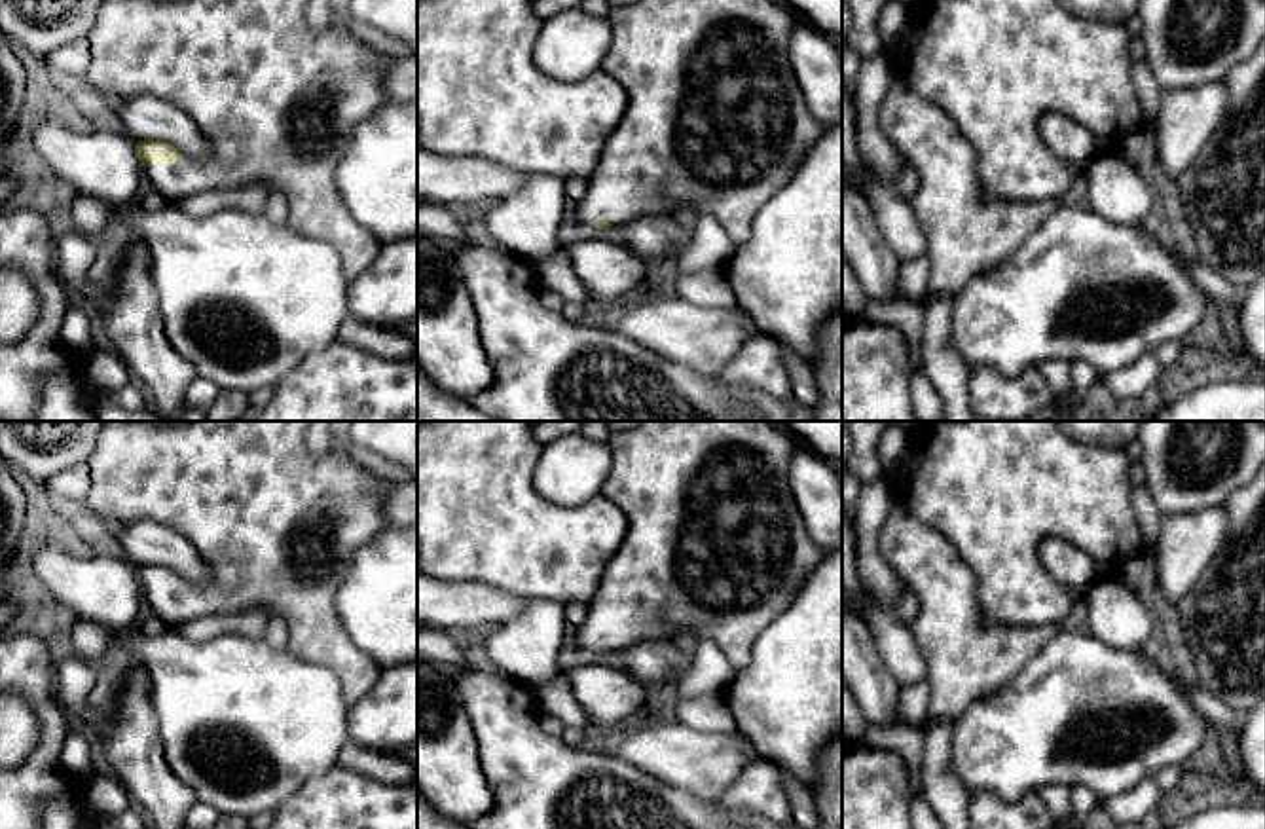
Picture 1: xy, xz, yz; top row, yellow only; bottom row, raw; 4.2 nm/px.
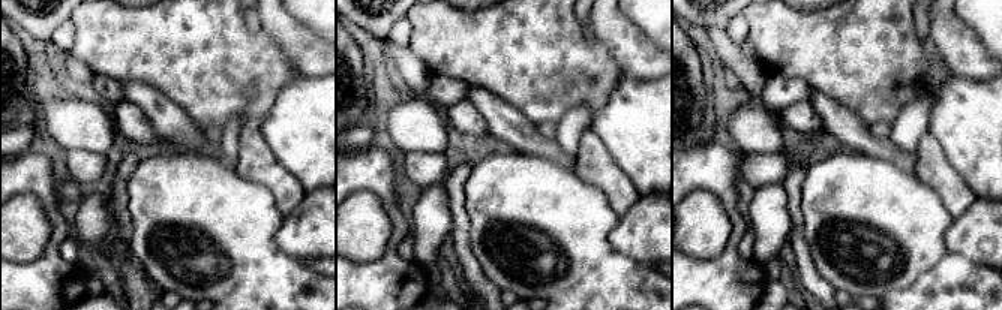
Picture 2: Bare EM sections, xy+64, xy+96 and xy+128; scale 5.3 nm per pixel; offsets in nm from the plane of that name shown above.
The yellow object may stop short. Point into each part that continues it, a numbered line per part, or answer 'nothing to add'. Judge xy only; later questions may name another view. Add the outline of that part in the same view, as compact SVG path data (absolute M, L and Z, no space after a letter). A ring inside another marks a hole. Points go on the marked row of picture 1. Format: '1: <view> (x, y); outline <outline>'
1: xy (275, 90); outline M104 0L87 36L89 68L80 83L82 89L93 97L101 93L116 93L121 101L127 101L137 95L152 95L178 106L193 120L199 133L207 138L209 144L209 154L205 157L193 159L182 156L169 161L142 163L144 182L156 188L171 205L180 205L192 195L216 188L264 184L267 190L281 190L288 203L286 226L303 237L330 243L341 258L345 281L351 283L379 256L381 243L368 228L360 226L353 218L341 199L334 175L343 157L355 125L368 120L389 101L385 93L385 76L387 66L391 59L398 53L398 49L383 38L377 38L362 28L338 30L326 21L324 13L319 9L321 6L322 0Z

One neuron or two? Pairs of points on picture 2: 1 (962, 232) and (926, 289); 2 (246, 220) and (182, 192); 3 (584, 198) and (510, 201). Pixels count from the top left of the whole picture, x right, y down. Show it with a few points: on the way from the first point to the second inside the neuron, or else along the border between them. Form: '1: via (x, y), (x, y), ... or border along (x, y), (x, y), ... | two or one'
1: border along (948, 252), (963, 255), (983, 265) | two
2: via (230, 220), (210, 220), (198, 208) | one
3: via (566, 201), (528, 201) | one

